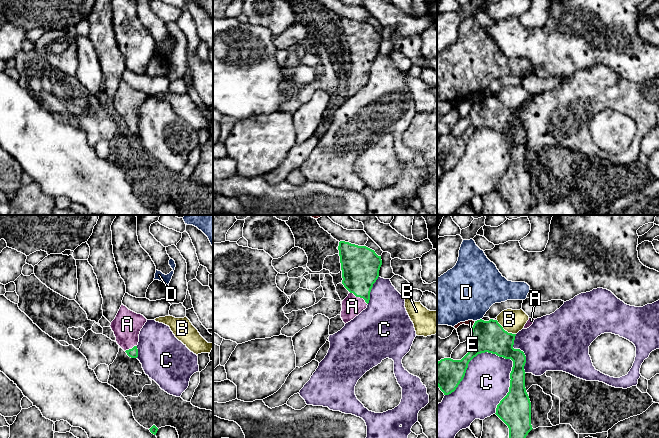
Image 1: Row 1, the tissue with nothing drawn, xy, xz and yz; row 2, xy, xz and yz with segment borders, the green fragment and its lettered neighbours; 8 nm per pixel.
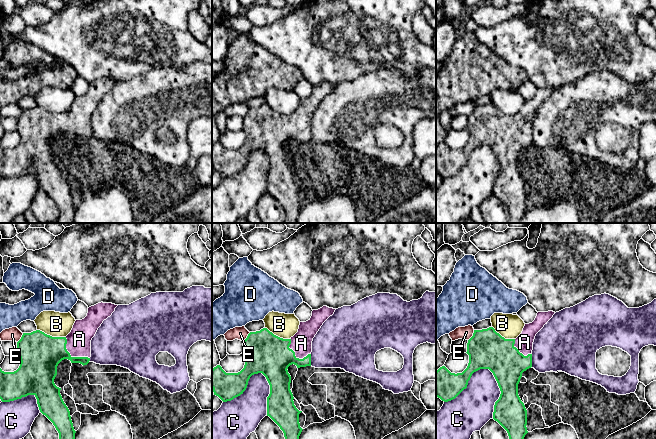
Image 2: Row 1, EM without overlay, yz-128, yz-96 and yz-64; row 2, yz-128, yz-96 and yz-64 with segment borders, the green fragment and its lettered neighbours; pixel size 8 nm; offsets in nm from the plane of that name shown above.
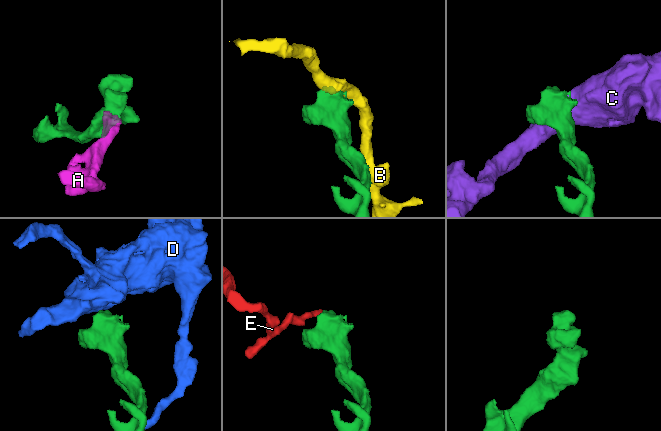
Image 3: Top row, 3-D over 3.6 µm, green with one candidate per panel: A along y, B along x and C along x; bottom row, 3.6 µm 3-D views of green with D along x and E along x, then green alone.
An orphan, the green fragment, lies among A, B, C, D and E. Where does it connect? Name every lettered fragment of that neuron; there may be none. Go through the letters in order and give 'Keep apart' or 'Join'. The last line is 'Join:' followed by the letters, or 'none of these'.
A: Join
B: Keep apart
C: Keep apart
D: Keep apart
E: Keep apart
Join: A

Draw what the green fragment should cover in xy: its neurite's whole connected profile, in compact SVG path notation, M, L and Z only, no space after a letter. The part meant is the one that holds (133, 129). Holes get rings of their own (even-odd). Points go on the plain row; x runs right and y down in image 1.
M121 81L115 95L111 98L111 105L116 113L117 120L131 134L138 133L137 121L139 110L147 95Z

